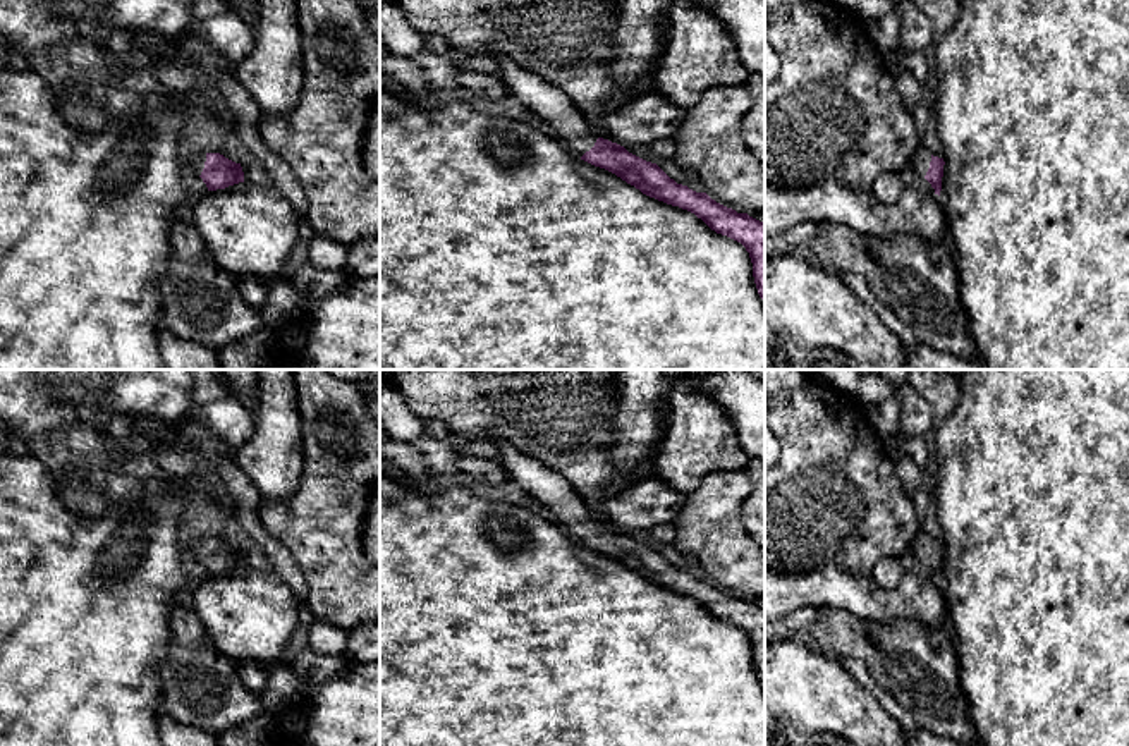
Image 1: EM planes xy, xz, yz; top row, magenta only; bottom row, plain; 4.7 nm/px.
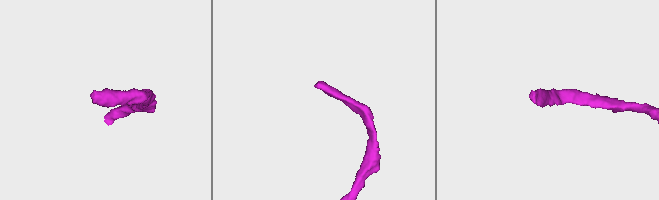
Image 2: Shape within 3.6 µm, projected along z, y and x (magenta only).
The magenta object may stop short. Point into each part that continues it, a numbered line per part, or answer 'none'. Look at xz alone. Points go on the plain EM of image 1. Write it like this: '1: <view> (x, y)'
1: xz (550, 489)

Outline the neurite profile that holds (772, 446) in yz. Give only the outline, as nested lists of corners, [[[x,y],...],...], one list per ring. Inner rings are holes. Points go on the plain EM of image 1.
[[[765,423],[765,474],[777,464],[780,457],[780,442]]]

